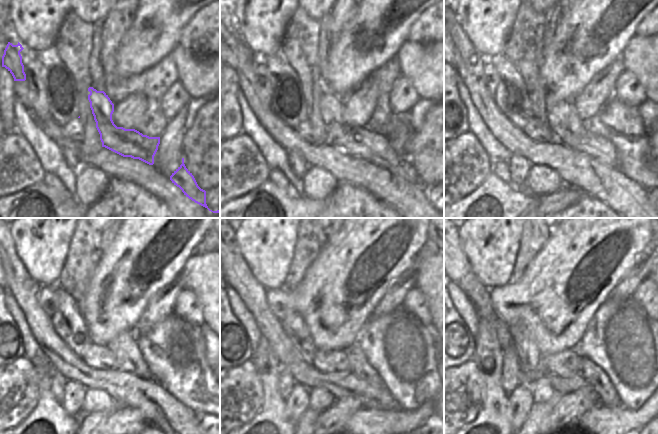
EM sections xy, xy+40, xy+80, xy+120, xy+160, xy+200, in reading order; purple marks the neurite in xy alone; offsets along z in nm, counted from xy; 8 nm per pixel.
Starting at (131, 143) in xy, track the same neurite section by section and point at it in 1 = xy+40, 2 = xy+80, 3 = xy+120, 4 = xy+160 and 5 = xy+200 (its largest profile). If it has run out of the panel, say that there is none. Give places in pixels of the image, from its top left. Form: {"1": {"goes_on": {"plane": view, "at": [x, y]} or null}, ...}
{"1": {"goes_on": {"plane": "xy+40", "at": [361, 142]}}, "2": {"goes_on": {"plane": "xy+80", "at": [562, 117]}}, "3": {"goes_on": {"plane": "xy+120", "at": [129, 358]}}, "4": {"goes_on": {"plane": "xy+160", "at": [356, 358]}}, "5": {"goes_on": {"plane": "xy+200", "at": [586, 362]}}}

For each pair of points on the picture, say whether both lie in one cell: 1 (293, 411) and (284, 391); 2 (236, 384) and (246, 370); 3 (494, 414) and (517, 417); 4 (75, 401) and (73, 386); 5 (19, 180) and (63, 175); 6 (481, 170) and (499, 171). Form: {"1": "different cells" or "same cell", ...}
{"1": "different cells", "2": "same cell", "3": "different cells", "4": "same cell", "5": "different cells", "6": "different cells"}

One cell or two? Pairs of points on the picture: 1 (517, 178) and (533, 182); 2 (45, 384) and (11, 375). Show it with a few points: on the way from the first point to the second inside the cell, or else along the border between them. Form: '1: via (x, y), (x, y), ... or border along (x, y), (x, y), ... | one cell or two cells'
1: border along (532, 165), (524, 183) | two cells
2: border along (35, 369), (39, 382), (39, 397), (36, 406) | two cells

